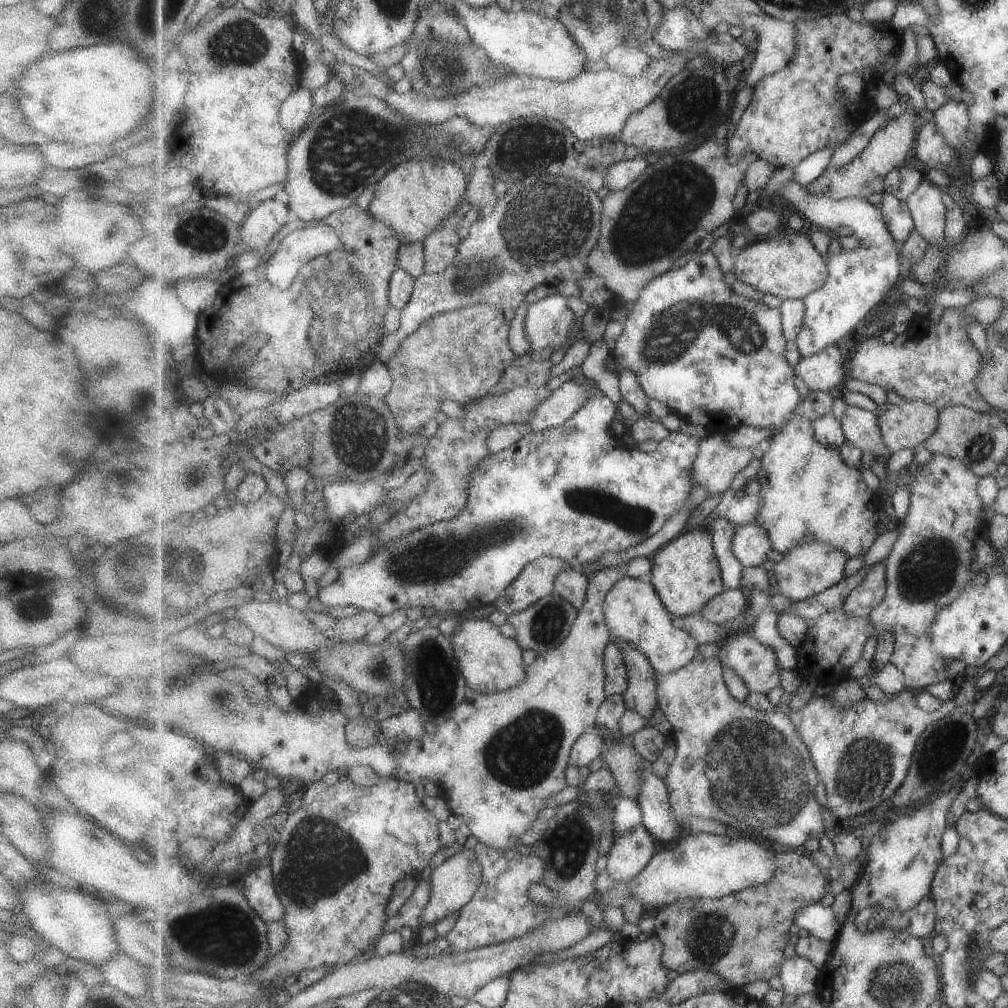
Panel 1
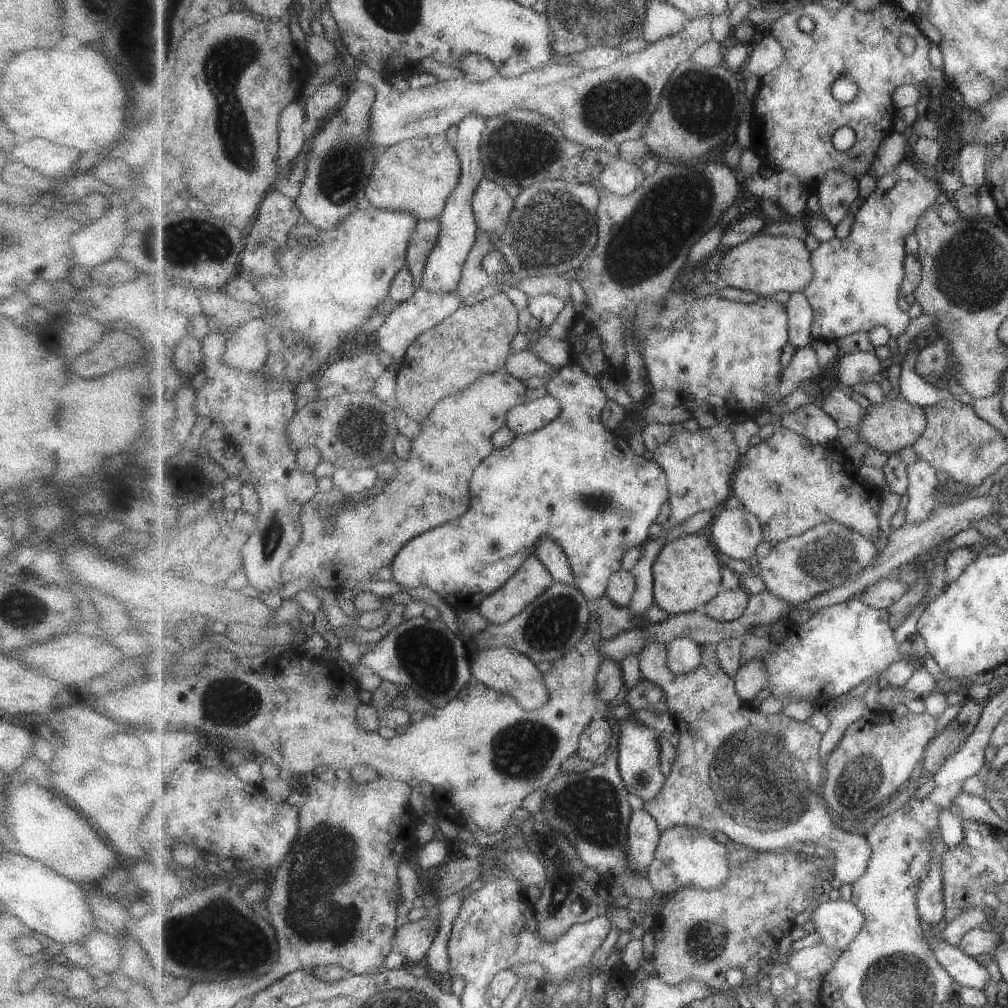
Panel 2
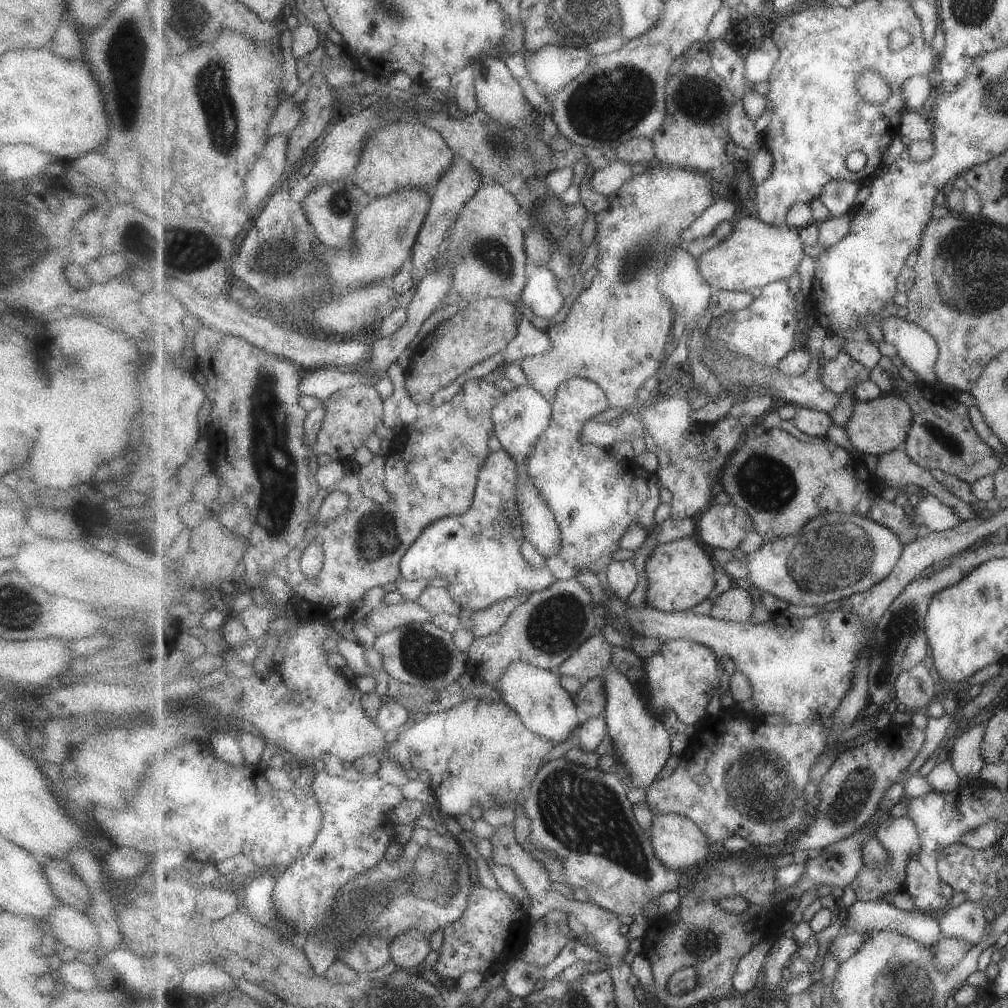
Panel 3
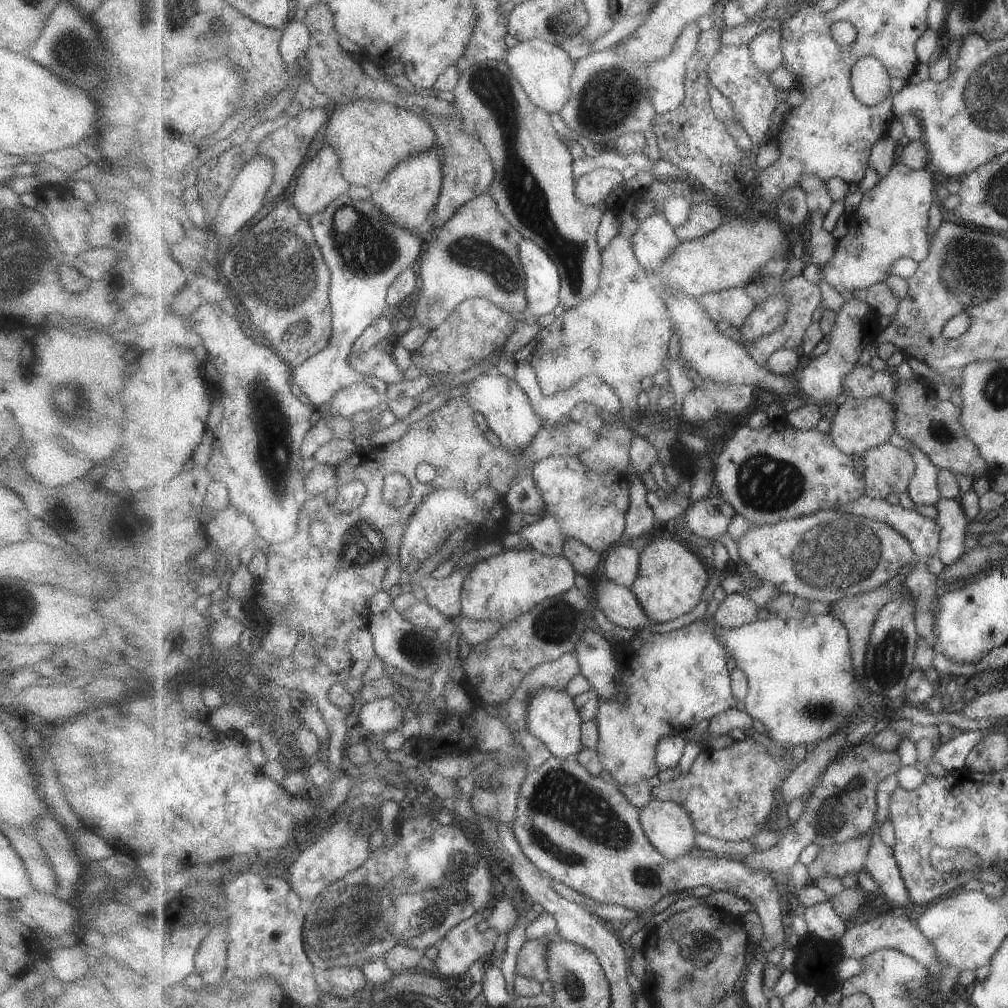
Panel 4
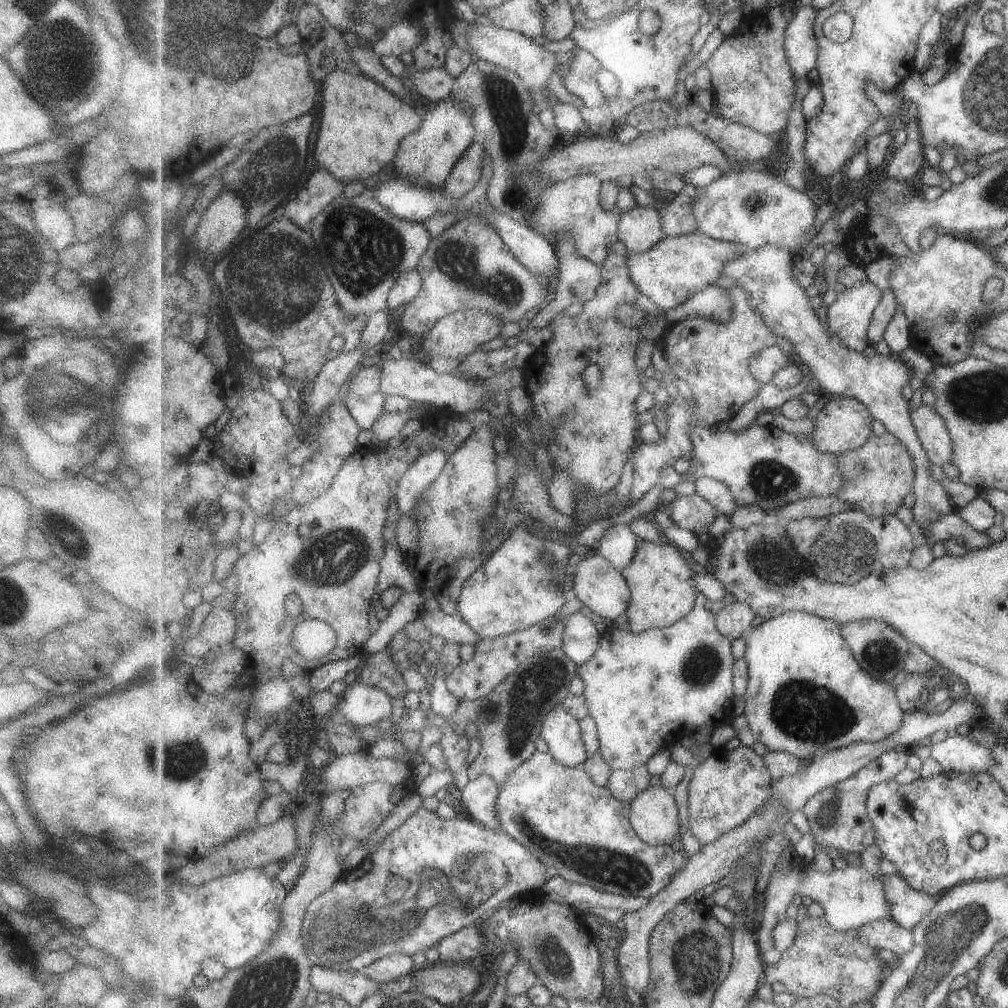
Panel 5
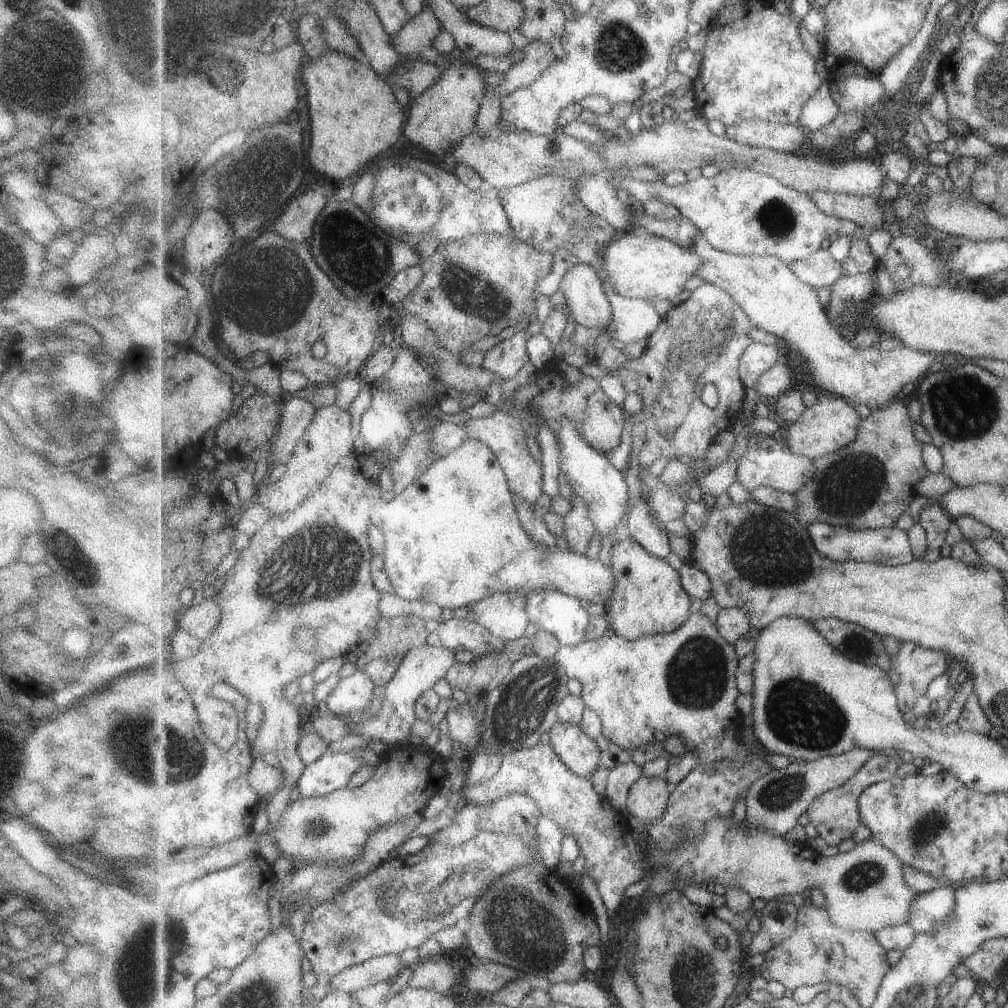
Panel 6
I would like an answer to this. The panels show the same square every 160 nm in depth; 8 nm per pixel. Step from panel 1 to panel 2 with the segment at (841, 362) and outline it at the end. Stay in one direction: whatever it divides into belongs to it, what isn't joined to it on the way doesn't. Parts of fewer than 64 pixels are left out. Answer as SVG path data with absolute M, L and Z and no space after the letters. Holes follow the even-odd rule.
M811 345L796 350L789 366L782 374L782 381L778 392L784 396L791 394L795 388L799 388L805 382L811 382L813 378L819 378L820 373L817 354Z

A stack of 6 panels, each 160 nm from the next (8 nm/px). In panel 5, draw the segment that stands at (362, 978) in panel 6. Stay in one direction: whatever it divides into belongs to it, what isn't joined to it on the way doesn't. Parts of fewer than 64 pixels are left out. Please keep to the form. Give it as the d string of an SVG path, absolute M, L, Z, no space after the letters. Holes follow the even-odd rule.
M393 953L391 956L383 957L372 965L365 967L361 972L372 978L380 985L391 981L399 981L415 971L415 961L411 955Z

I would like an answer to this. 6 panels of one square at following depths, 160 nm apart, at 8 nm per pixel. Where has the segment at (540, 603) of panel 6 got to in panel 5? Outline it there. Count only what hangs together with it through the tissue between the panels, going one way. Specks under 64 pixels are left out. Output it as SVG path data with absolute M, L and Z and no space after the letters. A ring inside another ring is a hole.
M579 612L563 616L566 622L562 649L578 666L594 658L602 641L602 635L591 618Z

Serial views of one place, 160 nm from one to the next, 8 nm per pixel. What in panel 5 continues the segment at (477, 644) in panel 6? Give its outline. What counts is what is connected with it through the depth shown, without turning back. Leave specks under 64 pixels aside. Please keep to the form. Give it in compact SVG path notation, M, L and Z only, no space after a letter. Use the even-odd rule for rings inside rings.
M437 609L430 613L425 612L420 618L432 635L439 635L447 642L458 642L460 645L476 646L483 639L459 614L445 614L445 612Z

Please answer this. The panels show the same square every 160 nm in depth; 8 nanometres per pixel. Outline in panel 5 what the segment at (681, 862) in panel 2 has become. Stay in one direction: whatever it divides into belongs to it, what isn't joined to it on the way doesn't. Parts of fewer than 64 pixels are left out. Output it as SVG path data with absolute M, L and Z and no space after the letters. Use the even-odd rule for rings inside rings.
M651 784L630 805L633 828L646 843L678 843L679 806L667 787Z

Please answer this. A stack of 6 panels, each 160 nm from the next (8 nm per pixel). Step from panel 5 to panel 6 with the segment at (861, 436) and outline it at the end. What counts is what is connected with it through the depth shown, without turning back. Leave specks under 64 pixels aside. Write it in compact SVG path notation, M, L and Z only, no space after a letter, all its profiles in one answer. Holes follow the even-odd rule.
M821 391L815 403L807 407L798 420L791 422L787 428L783 428L777 435L793 454L817 460L833 452L838 452L845 446L852 445L857 439L860 423L861 416L853 408L852 402L840 395Z

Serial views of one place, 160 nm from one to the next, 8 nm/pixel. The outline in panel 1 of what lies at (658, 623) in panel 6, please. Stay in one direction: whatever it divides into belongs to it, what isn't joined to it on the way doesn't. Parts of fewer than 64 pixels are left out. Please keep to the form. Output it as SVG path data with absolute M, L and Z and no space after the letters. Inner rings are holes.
M705 528L685 530L661 546L651 556L653 570L648 580L674 617L699 614L709 601L724 592L724 579L711 532Z

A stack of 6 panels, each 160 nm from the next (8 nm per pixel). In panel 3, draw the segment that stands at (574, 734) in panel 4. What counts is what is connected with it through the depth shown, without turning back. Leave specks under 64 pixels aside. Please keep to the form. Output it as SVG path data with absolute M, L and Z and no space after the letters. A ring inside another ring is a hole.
M525 662L511 664L499 680L499 691L503 700L521 718L524 726L533 734L541 736L555 746L561 746L581 726L575 696L565 690L561 678L553 671L543 670Z

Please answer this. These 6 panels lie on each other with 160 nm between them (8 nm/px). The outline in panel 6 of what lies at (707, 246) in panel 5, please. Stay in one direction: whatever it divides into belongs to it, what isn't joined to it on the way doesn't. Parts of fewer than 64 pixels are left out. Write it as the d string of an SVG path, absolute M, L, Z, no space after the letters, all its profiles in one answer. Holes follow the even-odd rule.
M631 228L619 232L616 238L605 246L604 268L607 284L621 296L633 299L663 298L673 302L701 269L701 256L681 247L675 242L649 233L645 228Z

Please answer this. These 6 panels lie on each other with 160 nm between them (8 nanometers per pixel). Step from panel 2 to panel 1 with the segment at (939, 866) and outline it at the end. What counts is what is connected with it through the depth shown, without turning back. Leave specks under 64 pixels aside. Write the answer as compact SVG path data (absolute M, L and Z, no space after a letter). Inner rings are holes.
M927 895L914 909L905 911L901 918L893 920L889 918L889 928L894 931L908 931L917 938L932 937L936 928L936 906L932 895Z

